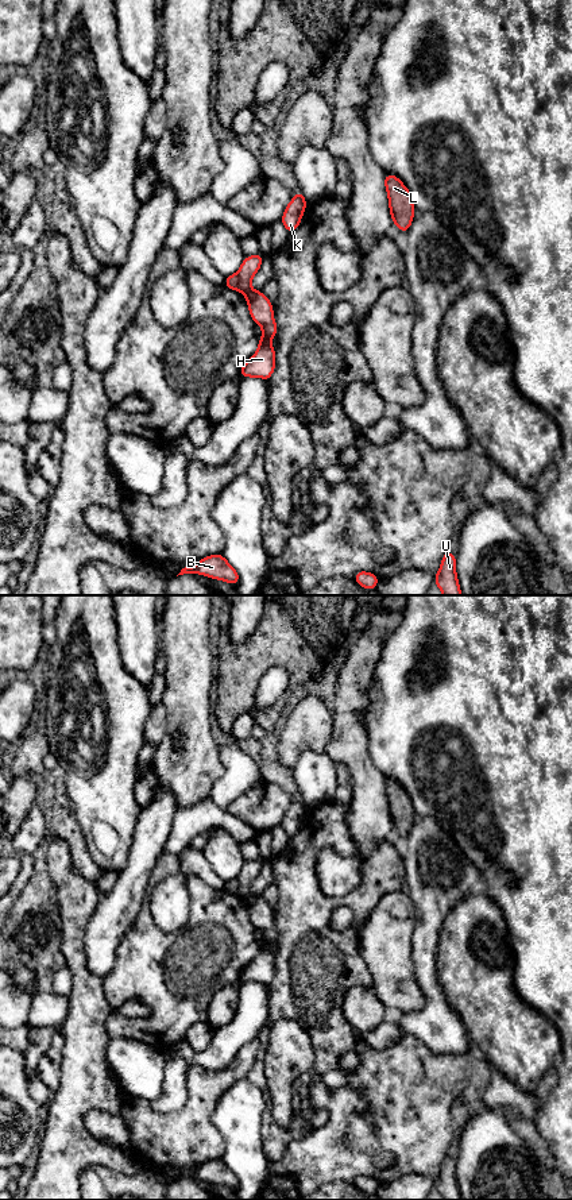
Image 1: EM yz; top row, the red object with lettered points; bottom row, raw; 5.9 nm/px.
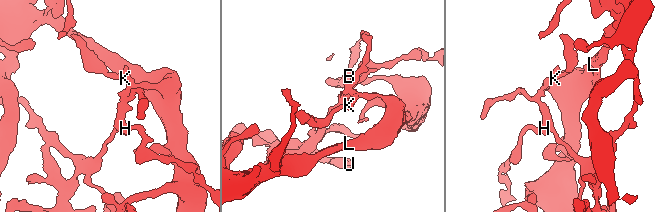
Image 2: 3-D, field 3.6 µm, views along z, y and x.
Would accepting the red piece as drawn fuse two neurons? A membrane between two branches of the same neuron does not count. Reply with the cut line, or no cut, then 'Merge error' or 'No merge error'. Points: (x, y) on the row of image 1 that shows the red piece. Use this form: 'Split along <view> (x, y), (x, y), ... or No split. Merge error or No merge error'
Split along yz (250, 288), (244, 293). Merge error

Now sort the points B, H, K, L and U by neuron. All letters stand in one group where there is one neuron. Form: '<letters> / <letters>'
B K L U / H

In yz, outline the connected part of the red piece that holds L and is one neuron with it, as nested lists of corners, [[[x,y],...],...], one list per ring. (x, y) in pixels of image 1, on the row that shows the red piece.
[[[394,174],[384,175],[384,186],[394,224],[401,232],[407,232],[416,213],[410,192]]]

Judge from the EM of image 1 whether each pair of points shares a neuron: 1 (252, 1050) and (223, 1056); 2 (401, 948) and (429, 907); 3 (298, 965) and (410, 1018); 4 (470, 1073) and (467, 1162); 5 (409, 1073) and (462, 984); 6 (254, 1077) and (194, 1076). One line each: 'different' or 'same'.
1: different
2: different
3: different
4: different
5: different
6: different

